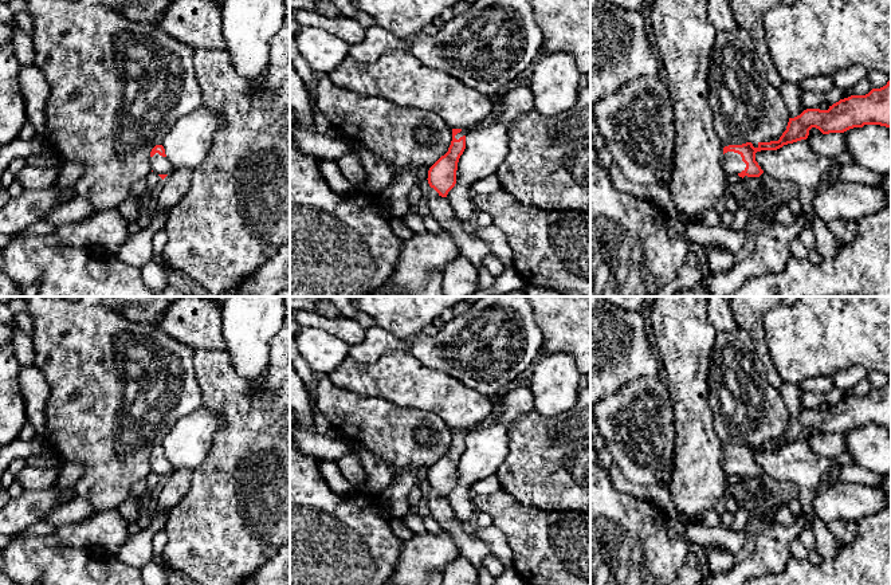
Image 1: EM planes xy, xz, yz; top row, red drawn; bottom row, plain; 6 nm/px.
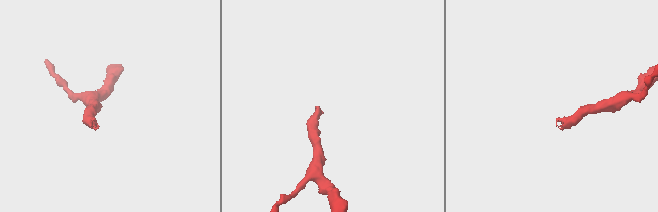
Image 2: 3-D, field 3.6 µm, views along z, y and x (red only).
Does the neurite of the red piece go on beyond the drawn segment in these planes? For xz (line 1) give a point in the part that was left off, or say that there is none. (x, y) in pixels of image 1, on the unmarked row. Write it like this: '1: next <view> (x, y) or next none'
1: next xz (497, 411)

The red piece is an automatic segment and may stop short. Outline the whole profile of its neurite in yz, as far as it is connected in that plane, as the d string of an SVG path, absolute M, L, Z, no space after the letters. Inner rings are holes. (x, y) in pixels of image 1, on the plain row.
M891 381L880 389L872 389L866 396L851 396L829 407L828 411L806 409L800 416L789 419L786 431L778 441L758 443L754 448L751 443L742 445L729 445L723 448L722 467L726 475L738 475L739 478L759 478L764 471L755 462L755 454L761 451L777 451L784 445L806 440L812 428L819 429L823 435L844 433L853 428L864 425L880 425L891 429Z

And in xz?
M495 401L495 405L494 405L491 415L486 420L480 421L478 425L472 425L472 427L464 428L464 429L452 429L452 441L448 448L448 452L444 456L441 456L428 471L428 479L427 479L428 484L431 488L433 488L439 494L439 496L447 498L448 492L456 484L458 463L466 449L467 432L476 428L476 427L482 427L482 425L494 423L495 420L498 420L501 417L501 415L502 415L502 407L499 403Z

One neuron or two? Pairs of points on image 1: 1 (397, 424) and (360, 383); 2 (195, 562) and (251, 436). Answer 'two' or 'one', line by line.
1: two
2: one

